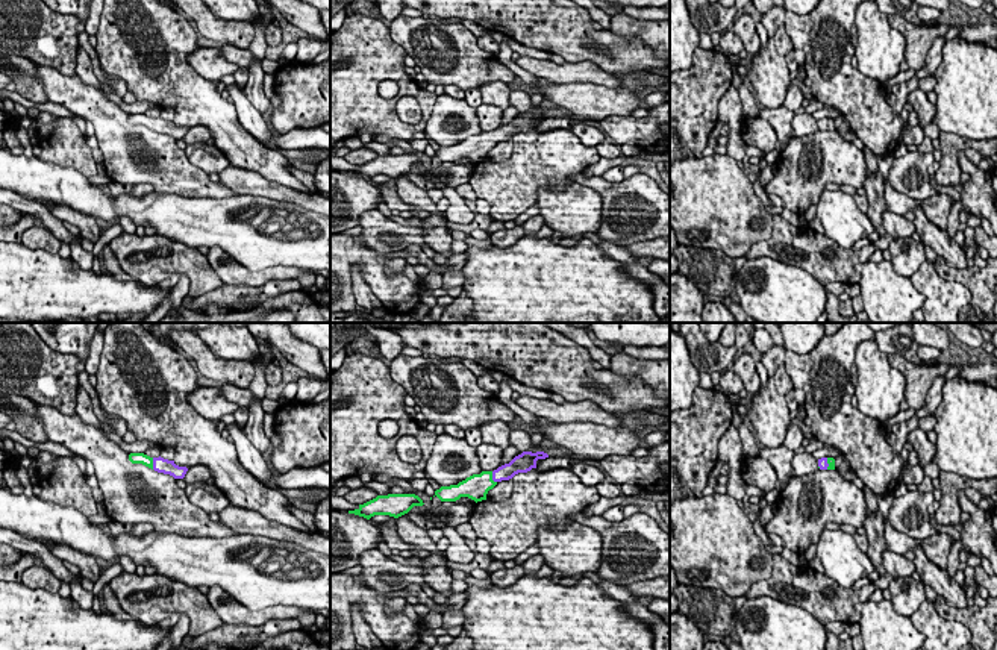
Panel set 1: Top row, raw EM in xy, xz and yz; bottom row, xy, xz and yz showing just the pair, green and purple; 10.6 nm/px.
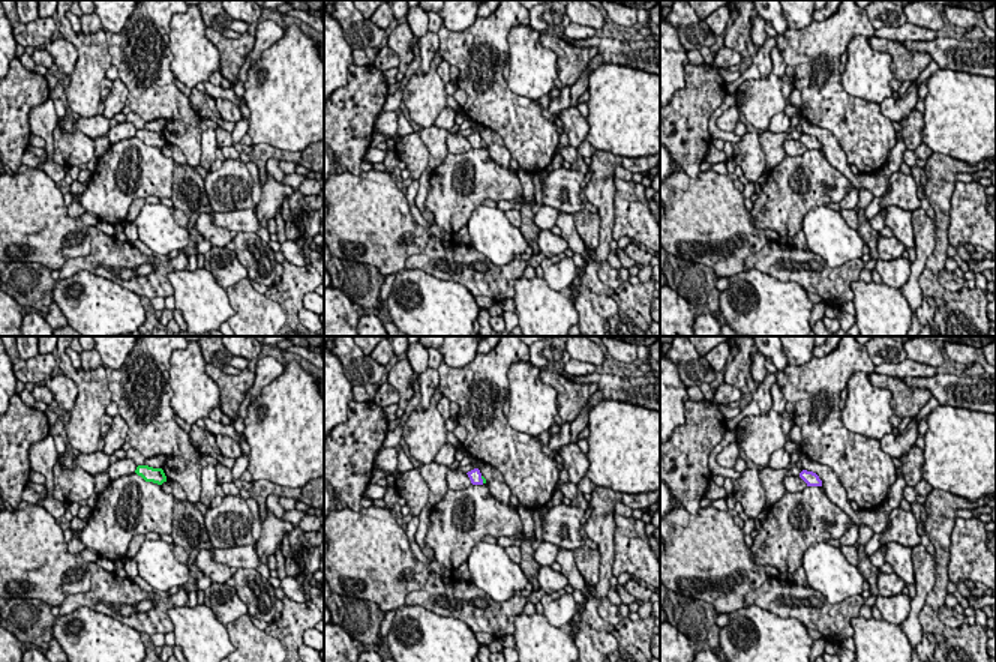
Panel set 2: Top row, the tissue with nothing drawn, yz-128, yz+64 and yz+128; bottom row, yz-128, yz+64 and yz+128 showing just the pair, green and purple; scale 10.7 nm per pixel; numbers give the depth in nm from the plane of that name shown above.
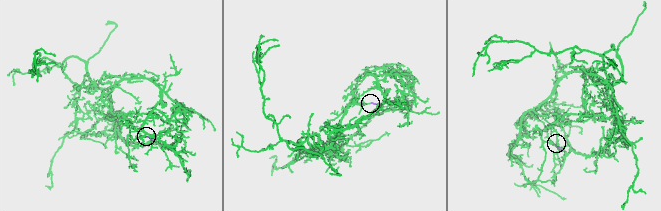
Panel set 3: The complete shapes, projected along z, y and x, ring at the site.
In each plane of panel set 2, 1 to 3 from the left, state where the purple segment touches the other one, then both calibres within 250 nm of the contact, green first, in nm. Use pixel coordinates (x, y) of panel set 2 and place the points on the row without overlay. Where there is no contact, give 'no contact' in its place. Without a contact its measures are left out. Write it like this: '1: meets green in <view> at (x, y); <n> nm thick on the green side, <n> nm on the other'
1: no contact
2: meets green in yz+64 at (482, 141); 30 nm thick on the green side, 130 nm on the other
3: no contact

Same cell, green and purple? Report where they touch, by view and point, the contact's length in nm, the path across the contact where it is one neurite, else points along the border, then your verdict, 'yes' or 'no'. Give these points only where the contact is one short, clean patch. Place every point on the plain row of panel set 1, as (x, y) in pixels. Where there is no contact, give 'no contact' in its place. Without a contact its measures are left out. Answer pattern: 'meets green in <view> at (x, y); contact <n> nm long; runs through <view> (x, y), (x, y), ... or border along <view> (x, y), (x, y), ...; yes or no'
meets green in xz at (491, 138); contact 140 nm long; runs through xz (476, 147), (491, 138), (506, 132); yes

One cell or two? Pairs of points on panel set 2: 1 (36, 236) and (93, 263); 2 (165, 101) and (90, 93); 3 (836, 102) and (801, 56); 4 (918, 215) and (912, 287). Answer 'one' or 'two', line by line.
1: two
2: two
3: one
4: one

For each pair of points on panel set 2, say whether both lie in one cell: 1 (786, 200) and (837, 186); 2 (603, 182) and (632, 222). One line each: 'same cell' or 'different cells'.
1: same cell
2: different cells

